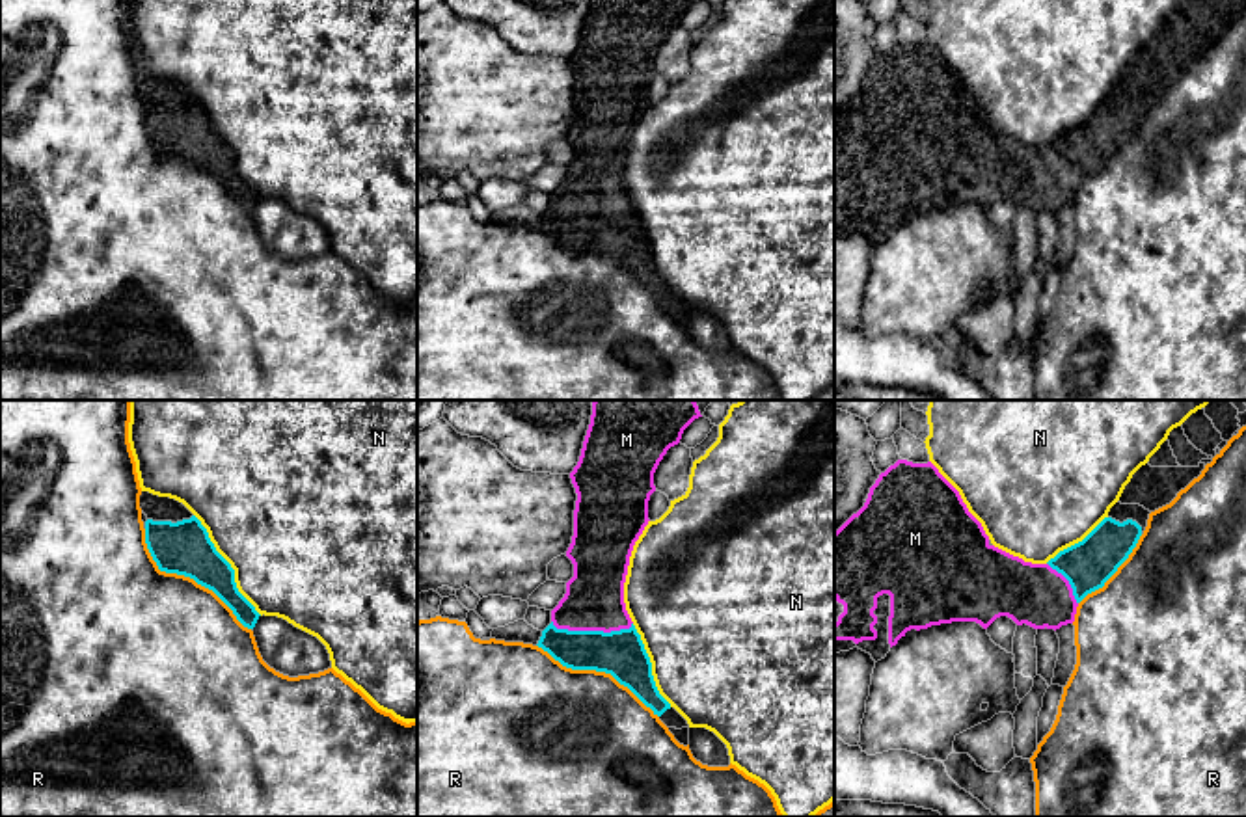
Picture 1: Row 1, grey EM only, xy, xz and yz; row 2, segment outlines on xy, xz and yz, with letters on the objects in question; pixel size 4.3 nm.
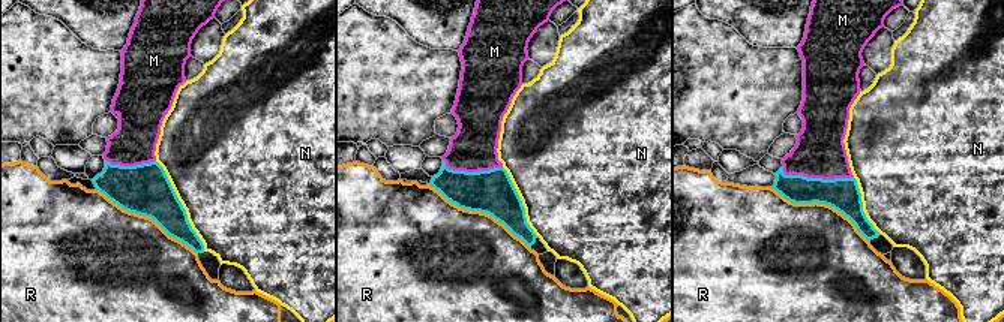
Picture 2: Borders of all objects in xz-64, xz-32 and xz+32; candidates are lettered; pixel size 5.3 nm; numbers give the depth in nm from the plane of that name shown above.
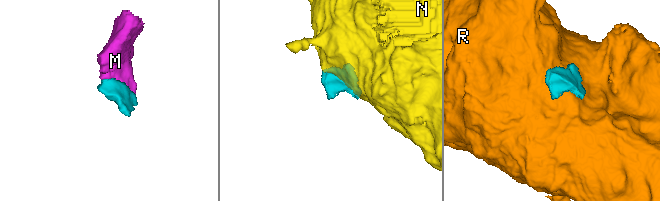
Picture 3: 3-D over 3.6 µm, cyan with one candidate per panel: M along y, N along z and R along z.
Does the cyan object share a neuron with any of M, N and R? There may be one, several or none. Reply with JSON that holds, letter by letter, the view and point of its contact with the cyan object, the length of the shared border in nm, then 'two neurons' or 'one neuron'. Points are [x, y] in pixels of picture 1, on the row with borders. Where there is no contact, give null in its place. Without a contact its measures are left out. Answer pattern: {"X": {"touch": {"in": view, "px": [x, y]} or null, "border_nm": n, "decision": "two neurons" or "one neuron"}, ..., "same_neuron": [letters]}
{"M": {"touch": {"in": "xz", "px": [591, 631]}, "border_nm": 360, "decision": "two neurons"}, "N": {"touch": {"in": "xy", "px": [230, 564]}, "border_nm": 550, "decision": "two neurons"}, "R": {"touch": {"in": "xy", "px": [187, 575]}, "border_nm": 650, "decision": "two neurons"}, "same_neuron": []}

